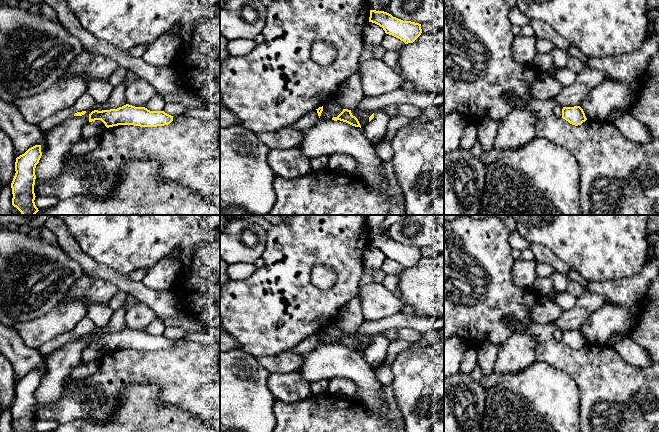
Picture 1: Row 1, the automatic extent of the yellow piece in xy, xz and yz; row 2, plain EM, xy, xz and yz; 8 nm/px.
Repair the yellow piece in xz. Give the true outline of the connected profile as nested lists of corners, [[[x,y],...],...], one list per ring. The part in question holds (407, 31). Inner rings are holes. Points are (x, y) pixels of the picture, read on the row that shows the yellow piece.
[[[370,10],[369,22],[379,25],[386,34],[400,39],[405,44],[413,43],[422,33],[421,24],[403,21],[384,11]]]

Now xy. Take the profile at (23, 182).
[[[41,145],[29,148],[24,154],[16,158],[15,176],[11,183],[12,205],[22,215],[35,215],[39,210],[35,205],[35,168],[42,156]]]

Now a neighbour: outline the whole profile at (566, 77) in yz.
[[[565,67],[558,68],[553,77],[558,80],[563,87],[566,87],[570,86],[575,81],[576,74]]]

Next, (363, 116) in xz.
[[[354,109],[354,110],[351,110],[351,113],[353,116],[355,116],[360,125],[361,125],[361,129],[369,123],[369,117],[373,114],[373,112],[370,112],[370,111],[362,111],[360,109]]]

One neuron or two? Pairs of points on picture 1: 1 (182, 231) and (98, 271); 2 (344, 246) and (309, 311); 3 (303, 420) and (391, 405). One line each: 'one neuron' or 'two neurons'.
1: two neurons
2: one neuron
3: one neuron

